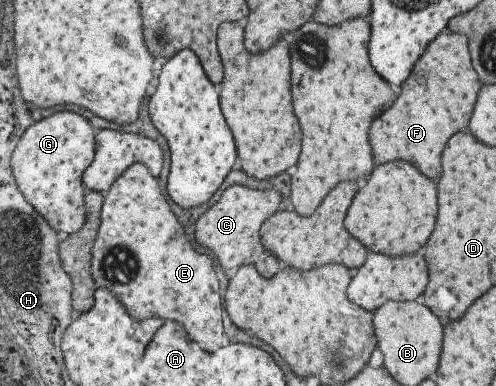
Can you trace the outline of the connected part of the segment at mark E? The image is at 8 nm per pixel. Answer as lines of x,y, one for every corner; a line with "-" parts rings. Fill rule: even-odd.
141,163
131,164
103,193
97,238
90,253
90,273
97,286
109,288
131,318
159,316
183,324
187,336
207,352
221,346
219,282
209,256
195,252
183,234
169,204
159,192
157,179
-
131,252
131,254
107,254

